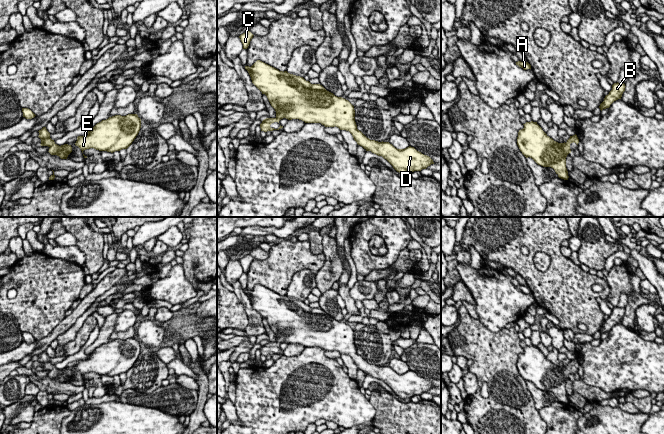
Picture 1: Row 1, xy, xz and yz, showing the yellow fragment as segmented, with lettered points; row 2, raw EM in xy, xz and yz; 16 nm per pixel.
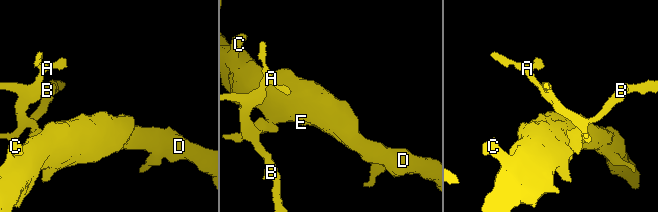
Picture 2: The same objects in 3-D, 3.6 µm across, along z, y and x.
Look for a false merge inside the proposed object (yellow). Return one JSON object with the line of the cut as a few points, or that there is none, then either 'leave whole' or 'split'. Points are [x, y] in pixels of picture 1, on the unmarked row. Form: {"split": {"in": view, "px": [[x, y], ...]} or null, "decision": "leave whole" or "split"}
{"split": null, "decision": "leave whole"}

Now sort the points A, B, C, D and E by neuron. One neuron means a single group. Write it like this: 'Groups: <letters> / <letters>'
Groups: A B C D E

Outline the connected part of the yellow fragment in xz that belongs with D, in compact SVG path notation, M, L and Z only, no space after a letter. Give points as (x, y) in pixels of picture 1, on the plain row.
M257 284L251 291L249 290L245 290L245 293L248 295L250 301L251 301L251 304L252 304L252 307L262 316L262 318L265 318L271 328L271 330L275 333L276 335L276 341L275 342L266 342L262 345L262 347L260 348L260 352L261 352L261 355L264 355L264 356L267 356L267 355L273 355L273 354L279 354L281 352L283 352L283 350L280 349L280 351L278 353L274 353L274 352L271 352L270 349L274 346L278 346L283 343L283 342L286 342L288 344L292 344L292 343L299 343L299 344L302 344L304 345L305 347L321 347L322 349L324 349L325 351L338 351L340 354L346 354L346 355L349 355L354 364L357 366L358 369L362 370L366 375L371 375L372 377L378 379L378 380L382 380L384 383L386 383L392 390L393 392L399 396L400 398L402 399L406 399L406 398L411 398L412 396L414 395L421 395L422 393L426 393L428 390L430 390L431 388L434 388L433 384L427 380L427 379L424 379L422 378L421 376L417 375L414 371L407 371L405 373L397 373L395 372L392 368L390 368L389 366L378 366L378 365L375 365L375 364L370 364L369 362L367 362L361 355L359 355L357 353L357 349L356 349L356 346L355 346L355 334L354 334L354 330L346 323L342 322L342 321L337 321L335 320L333 317L327 315L322 309L320 308L311 308L309 305L306 305L303 301L300 301L300 300L296 300L296 299L293 299L293 298L290 298L288 297L287 295L279 295L278 293L260 285L260 284Z

